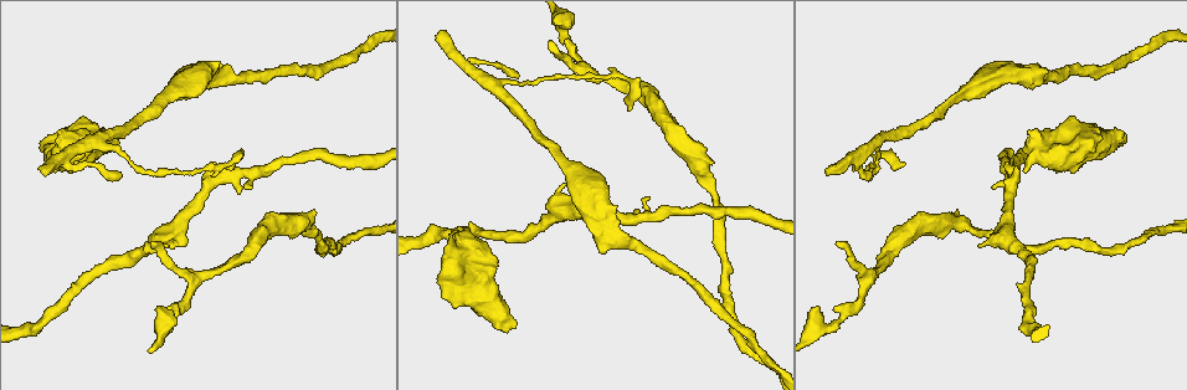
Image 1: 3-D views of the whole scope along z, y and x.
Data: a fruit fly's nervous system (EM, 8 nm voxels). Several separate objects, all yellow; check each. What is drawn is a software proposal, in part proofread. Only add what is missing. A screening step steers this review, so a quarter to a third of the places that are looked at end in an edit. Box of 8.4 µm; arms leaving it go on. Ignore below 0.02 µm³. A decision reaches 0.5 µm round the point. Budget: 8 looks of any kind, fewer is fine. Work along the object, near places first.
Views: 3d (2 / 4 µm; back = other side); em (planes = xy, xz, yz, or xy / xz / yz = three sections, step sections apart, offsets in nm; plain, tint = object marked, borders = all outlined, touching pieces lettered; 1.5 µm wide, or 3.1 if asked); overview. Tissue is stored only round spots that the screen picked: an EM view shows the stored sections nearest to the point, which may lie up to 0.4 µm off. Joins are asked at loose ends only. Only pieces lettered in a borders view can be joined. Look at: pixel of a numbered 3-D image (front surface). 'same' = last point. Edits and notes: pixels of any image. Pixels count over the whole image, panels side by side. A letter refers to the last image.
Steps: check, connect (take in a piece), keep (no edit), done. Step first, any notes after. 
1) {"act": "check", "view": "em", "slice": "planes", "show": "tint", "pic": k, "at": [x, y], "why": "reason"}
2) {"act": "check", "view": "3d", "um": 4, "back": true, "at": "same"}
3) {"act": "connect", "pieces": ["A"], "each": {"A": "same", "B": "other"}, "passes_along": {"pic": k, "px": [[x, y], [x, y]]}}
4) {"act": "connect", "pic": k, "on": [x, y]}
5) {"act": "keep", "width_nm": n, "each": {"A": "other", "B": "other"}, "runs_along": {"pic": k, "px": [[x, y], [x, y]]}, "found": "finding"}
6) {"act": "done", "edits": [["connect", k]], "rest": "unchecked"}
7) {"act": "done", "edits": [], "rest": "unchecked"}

{"act": "check", "view": "em", "slice": "xz", "step": 8, "show": "borders", "pic": 1, "at": [563, 183], "why": "an open end"}

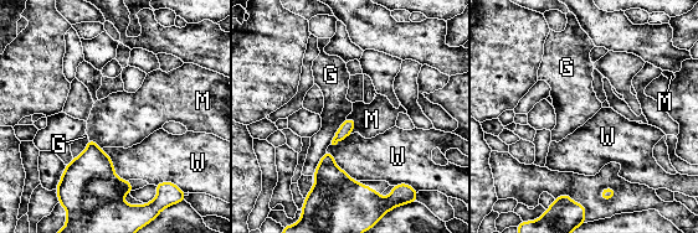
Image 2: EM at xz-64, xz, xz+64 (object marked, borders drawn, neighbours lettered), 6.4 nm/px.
{"act": "keep", "each": {"G": "other", "M": "other", "W": "other"}, "border": {"pic": 2, "px": [[345, 118], [330, 143]]}, "found": "none of them fits"}

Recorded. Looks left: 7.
{"act": "check", "view": "3d", "um": 4, "pic": 1, "at": [1032, 129], "why": "stops while still wide"}

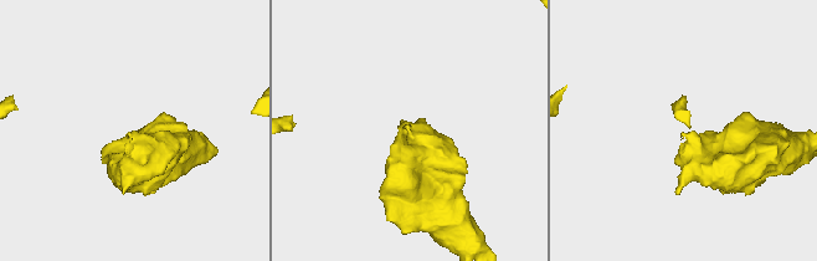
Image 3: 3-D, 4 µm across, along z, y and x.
{"act": "check", "view": "em", "slice": "xy", "step": 4, "show": "tint", "pic": 3, "at": [131, 132], "why": "need the tissue"}

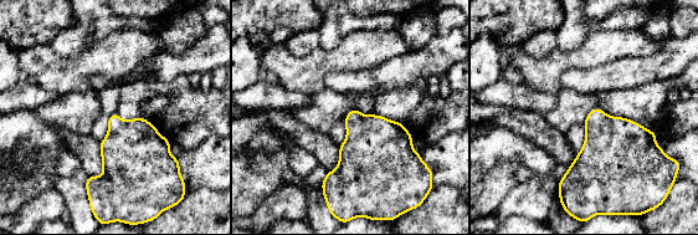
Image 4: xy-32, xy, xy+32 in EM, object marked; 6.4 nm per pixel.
{"act": "check", "view": "em", "slice": "xy", "step": 4, "show": "borders", "at": "same"}

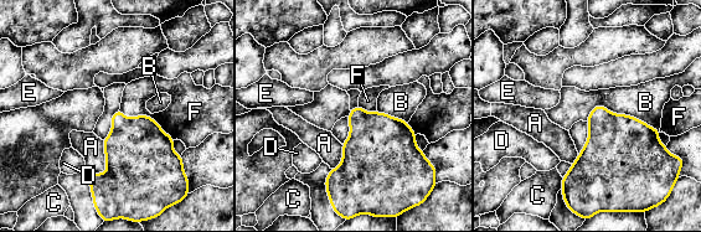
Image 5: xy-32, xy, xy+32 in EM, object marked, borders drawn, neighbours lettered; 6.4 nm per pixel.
{"act": "keep", "each": {"A": "other", "B": "other", "C": "other", "D": "other", "E": "other", "F": "other"}, "border": {"pic": 5, "px": [[586, 119], [604, 106], [659, 130]]}, "found": "no lettered piece goes on from it"}

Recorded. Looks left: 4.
{"act": "check", "view": "em", "slice": "xy", "step": 4, "show": "tint", "pic": 1, "at": [150, 242], "why": "thin end"}

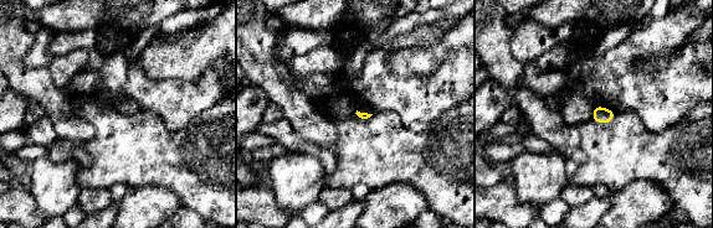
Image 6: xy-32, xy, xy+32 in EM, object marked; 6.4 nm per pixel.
{"act": "check", "view": "em", "slice": "xy", "step": 4, "show": "borders", "at": "same"}

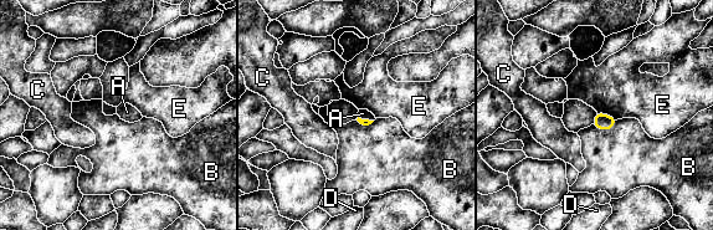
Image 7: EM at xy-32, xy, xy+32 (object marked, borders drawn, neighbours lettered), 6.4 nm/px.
{"act": "keep", "longest_contact_nm": ["B", 170], "each": {"A": "other", "B": "other", "C": "other", "D": "other", "E": "other"}, "border": {"pic": 7, "px": [[596, 111], [613, 116], [616, 119]]}, "found": "none of them fits"}

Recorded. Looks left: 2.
{"act": "check", "view": "em", "slice": "xz", "step": 4, "show": "tint", "pic": 1, "at": [870, 171], "why": "thin end"}

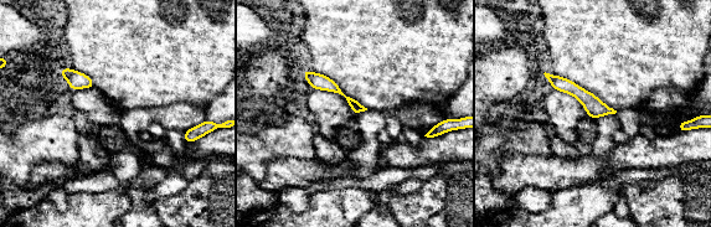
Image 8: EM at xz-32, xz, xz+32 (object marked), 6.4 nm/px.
{"act": "check", "view": "em", "slice": "planes", "show": "borders", "at": "same"}

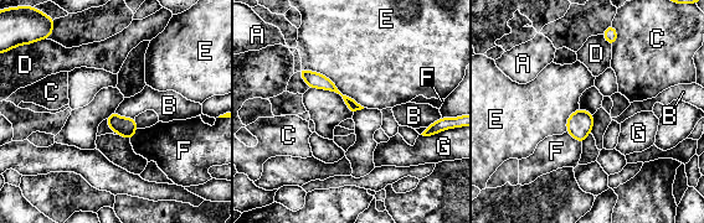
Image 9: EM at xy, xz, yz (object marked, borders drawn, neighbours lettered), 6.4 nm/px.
{"act": "keep", "width_nm": 70, "each": {"A": "other", "B": "other", "C": "other", "D": "other", "E": "other", "F": "other", "G": "other"}, "border": {"pic": 9, "px": [[114, 112], [122, 117], [134, 119]]}, "found": "none of them fits"}

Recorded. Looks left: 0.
{"act": "done", "edits": [], "rest": "unchecked"}

